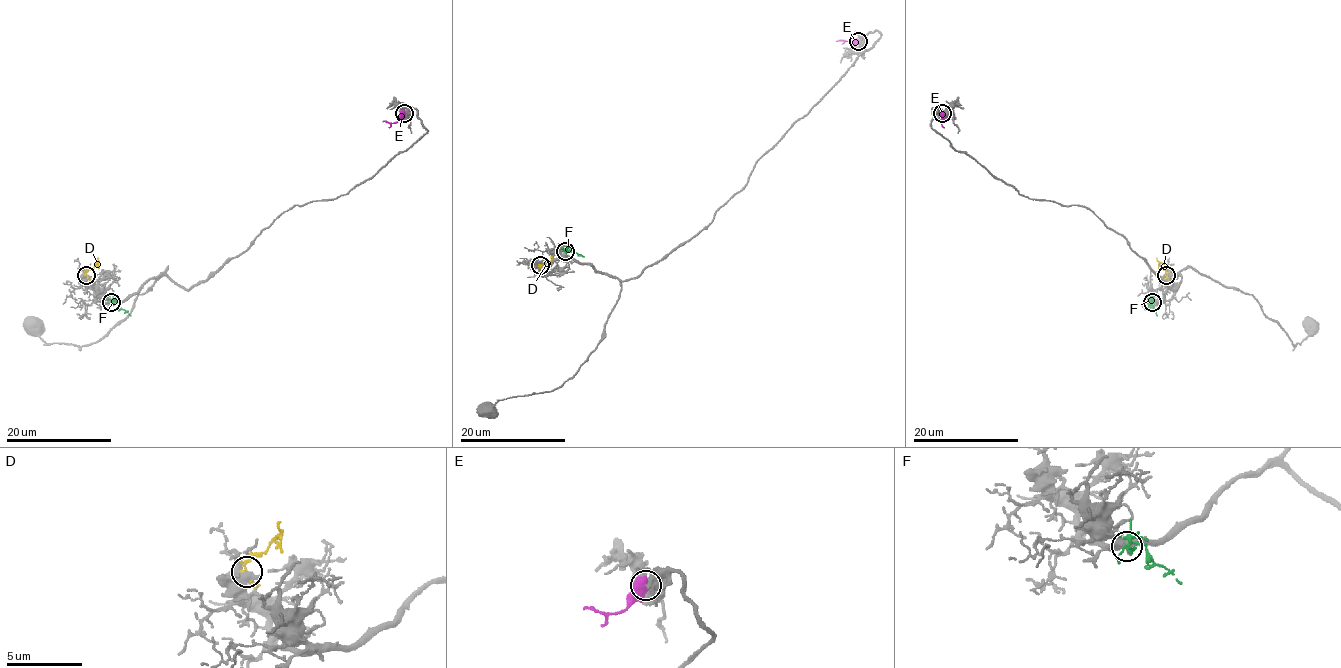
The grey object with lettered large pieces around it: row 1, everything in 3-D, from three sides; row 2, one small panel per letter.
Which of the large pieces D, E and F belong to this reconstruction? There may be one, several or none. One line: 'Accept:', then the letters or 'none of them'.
Accept: F

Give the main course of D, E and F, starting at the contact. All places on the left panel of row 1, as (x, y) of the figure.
D: (86, 274), (86, 271), (97, 264), (97, 257)
E: (404, 113), (396, 122), (382, 122)
F: (111, 302), (115, 301), (131, 315)

